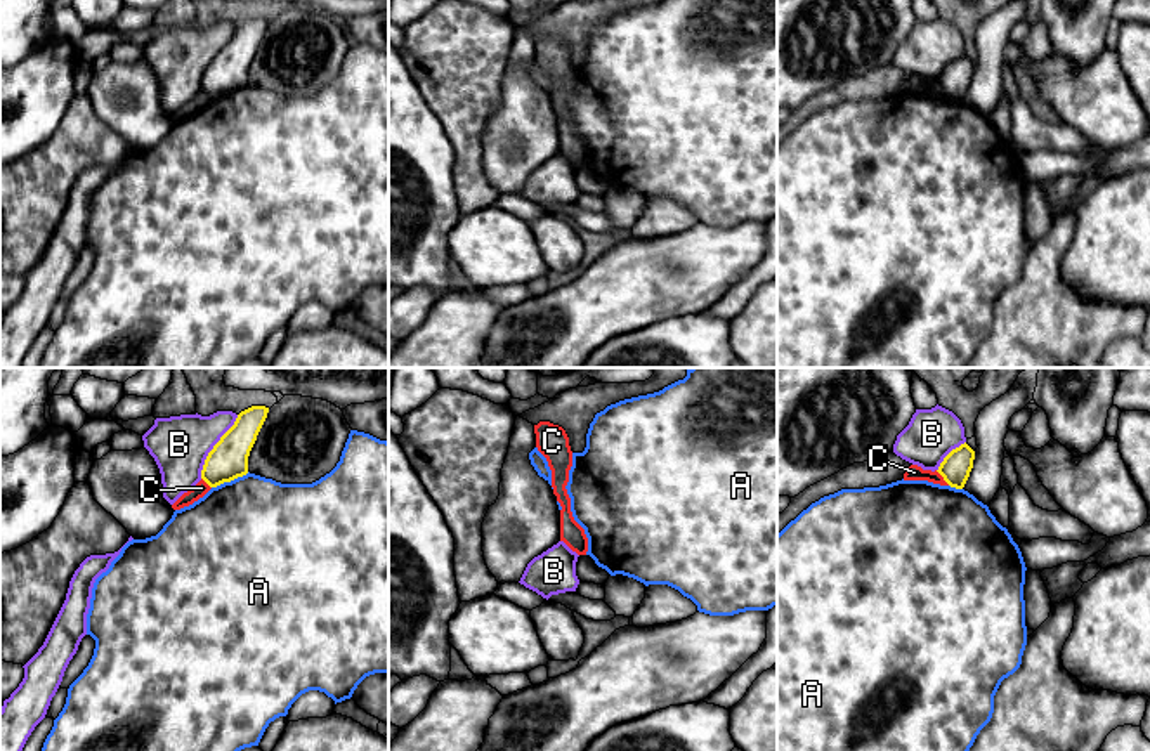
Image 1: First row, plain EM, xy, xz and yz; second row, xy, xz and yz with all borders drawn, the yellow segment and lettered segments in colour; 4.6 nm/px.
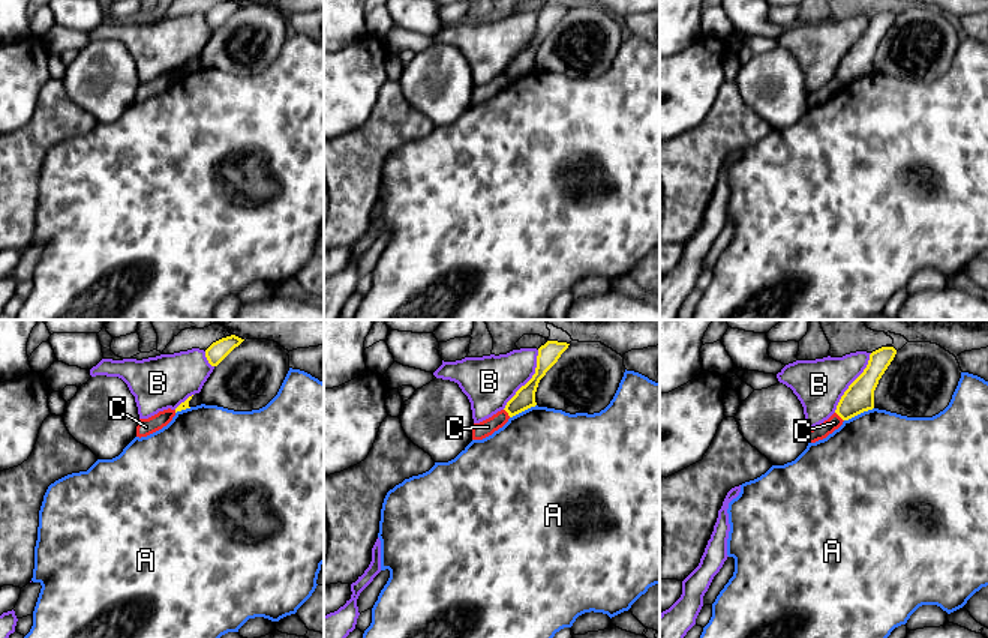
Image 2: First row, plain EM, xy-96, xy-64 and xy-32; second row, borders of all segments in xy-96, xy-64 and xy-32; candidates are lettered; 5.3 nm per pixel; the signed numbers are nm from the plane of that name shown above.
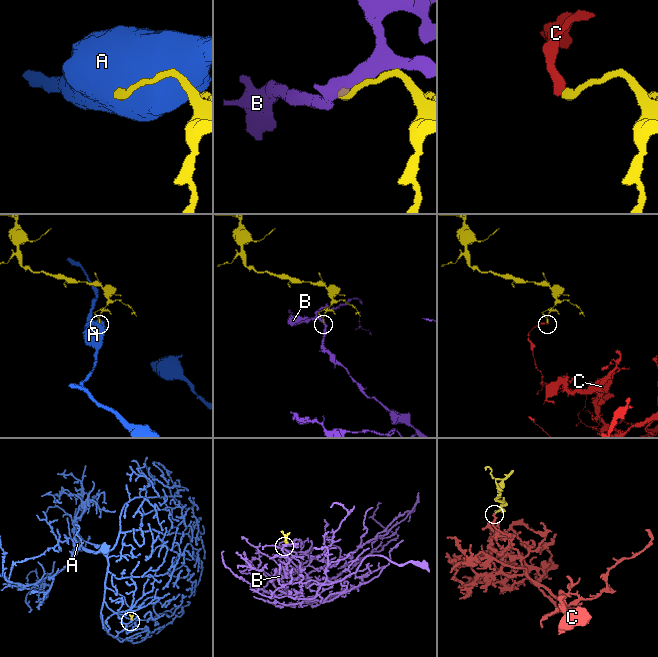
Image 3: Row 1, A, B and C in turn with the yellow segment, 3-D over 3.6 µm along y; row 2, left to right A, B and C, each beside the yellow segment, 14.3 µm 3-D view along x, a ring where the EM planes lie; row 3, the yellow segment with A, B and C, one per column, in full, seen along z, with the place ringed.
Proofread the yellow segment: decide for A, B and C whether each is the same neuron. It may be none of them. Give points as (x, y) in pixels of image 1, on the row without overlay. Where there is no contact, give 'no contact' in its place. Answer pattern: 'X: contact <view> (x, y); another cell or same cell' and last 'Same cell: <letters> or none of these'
A: contact xy (229, 92); another cell
B: contact xy (214, 58); another cell
C: contact yz (942, 87); another cell
Same cell: none of these

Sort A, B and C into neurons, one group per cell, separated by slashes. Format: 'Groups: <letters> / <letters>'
Groups: A / B / C

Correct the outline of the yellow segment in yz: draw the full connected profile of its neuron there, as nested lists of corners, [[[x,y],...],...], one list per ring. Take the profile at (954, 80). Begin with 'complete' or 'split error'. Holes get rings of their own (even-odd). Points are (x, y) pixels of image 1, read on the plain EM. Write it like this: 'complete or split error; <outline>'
complete; [[[964,54],[952,61],[938,78],[944,92],[956,101],[963,101],[973,80],[975,62]]]

